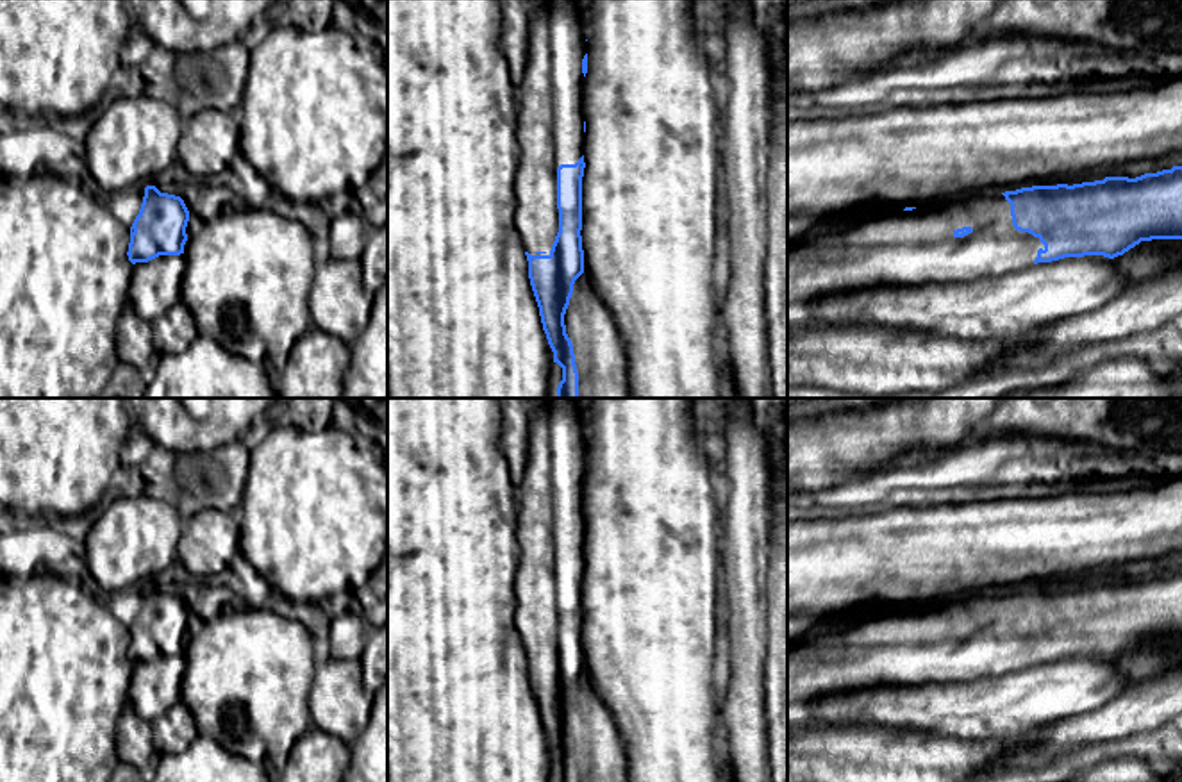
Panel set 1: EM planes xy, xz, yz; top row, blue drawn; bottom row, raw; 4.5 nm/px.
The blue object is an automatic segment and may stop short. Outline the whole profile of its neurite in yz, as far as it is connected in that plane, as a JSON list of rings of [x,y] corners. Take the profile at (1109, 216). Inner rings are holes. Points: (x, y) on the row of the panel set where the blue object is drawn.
[[[1182,166],[1136,179],[1105,177],[921,207],[877,209],[855,218],[843,232],[787,245],[787,314],[814,298],[880,286],[971,282],[1064,257],[1114,259],[1152,239],[1182,239]]]

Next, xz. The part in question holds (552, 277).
[[[534,0],[530,20],[530,46],[525,75],[518,86],[516,139],[520,168],[516,173],[516,230],[529,261],[529,279],[539,307],[543,330],[554,352],[554,362],[562,368],[557,398],[579,398],[579,371],[571,339],[566,334],[564,314],[575,280],[584,273],[582,250],[582,177],[584,132],[582,86],[587,73],[586,25],[575,0]]]

